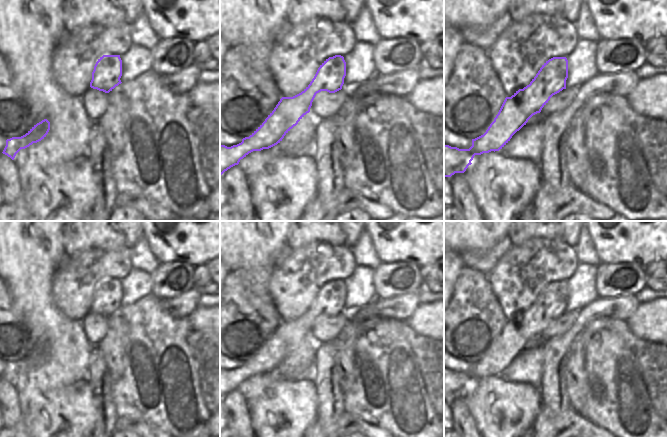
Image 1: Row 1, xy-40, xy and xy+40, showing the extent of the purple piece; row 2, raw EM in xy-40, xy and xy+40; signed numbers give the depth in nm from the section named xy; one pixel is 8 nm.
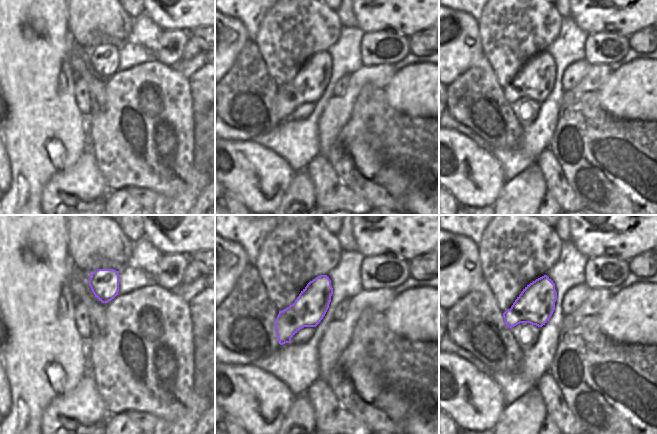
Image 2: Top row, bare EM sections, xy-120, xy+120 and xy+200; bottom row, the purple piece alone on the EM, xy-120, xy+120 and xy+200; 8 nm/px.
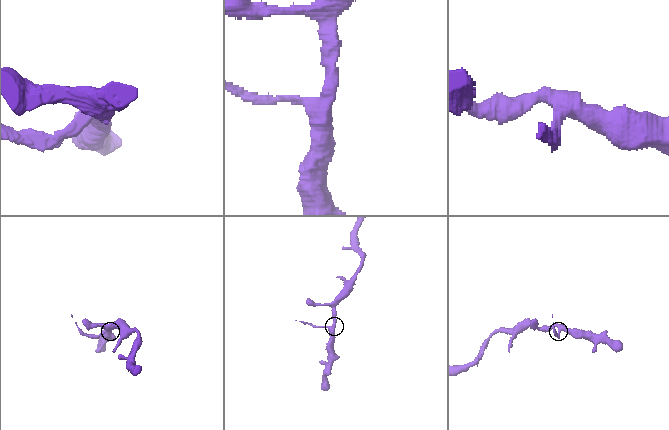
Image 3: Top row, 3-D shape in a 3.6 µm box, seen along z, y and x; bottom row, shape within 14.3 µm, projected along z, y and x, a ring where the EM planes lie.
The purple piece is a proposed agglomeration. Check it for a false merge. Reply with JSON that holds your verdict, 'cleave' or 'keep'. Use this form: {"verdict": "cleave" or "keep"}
{"verdict": "cleave"}

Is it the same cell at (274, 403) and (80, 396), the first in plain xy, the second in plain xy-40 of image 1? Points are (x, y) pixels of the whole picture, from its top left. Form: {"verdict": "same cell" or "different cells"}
{"verdict": "same cell"}

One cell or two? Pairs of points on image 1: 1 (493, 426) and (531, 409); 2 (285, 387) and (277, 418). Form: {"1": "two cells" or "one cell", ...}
{"1": "one cell", "2": "one cell"}

